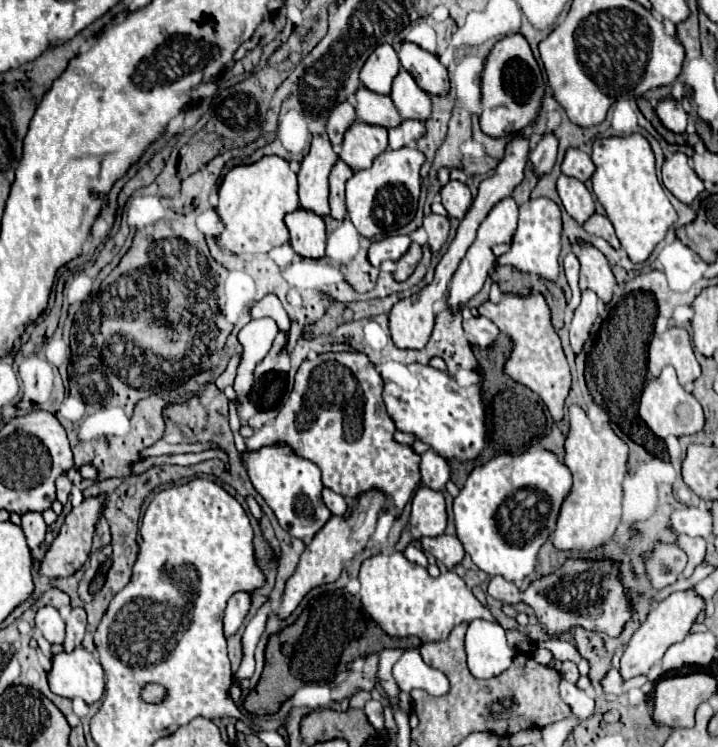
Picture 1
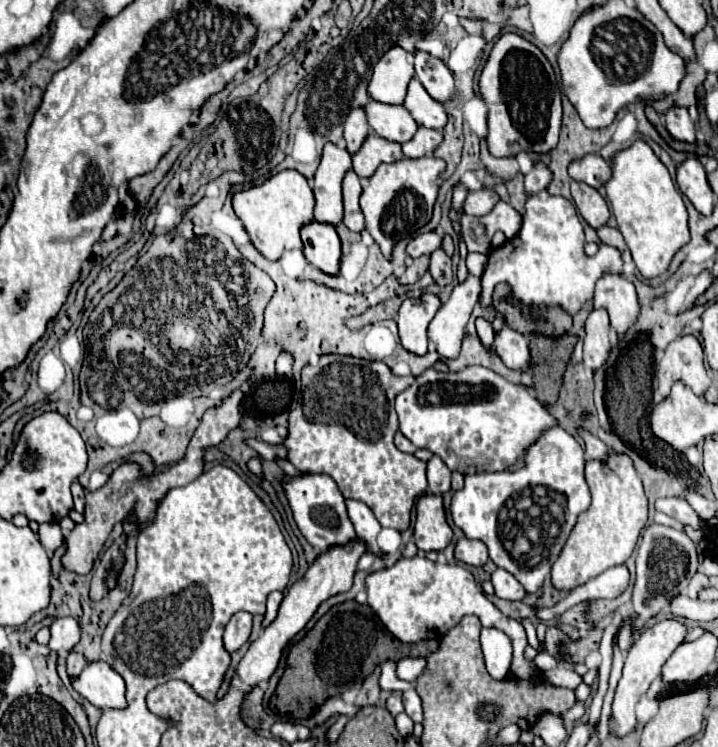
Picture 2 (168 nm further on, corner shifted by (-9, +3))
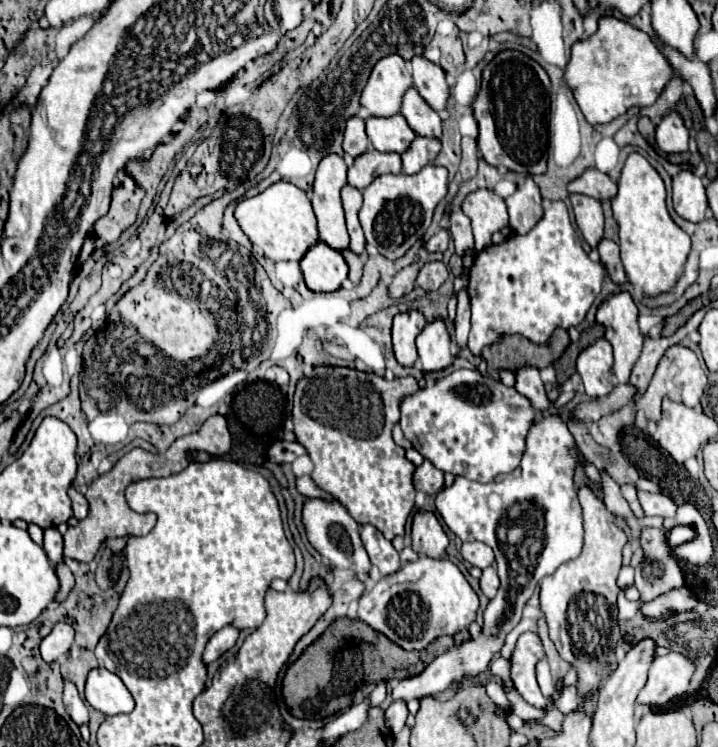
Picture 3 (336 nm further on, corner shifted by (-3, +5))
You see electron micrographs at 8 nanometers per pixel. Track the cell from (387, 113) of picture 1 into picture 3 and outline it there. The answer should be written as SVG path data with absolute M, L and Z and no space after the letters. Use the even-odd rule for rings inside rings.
M394 115L388 119L370 117L366 119L366 131L368 139L380 153L404 153L408 151L410 143L414 141L416 133L408 127L402 115Z

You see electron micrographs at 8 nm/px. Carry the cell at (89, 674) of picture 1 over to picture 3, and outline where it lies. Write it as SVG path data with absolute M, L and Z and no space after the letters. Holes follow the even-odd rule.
M96 667L88 673L86 699L96 711L104 715L130 713L134 709L134 697L122 679L116 673L110 673L106 667Z

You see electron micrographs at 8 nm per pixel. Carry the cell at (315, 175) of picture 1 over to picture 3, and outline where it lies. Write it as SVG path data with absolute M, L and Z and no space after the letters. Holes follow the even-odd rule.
M326 155L318 165L310 201L318 217L320 239L336 251L348 249L348 231L340 201L340 191L346 183L344 159L340 155Z

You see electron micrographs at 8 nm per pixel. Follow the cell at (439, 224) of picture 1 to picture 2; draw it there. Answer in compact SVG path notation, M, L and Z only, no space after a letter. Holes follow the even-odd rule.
M438 247L438 251L434 251L434 255L430 255L430 273L438 285L446 285L452 281L450 257L446 255L446 251L442 247Z

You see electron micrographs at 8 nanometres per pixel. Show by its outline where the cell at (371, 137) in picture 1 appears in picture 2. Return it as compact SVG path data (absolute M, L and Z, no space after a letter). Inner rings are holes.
M370 133L362 147L352 155L354 171L360 177L370 177L380 163L392 163L402 159L400 143L390 143L388 139L382 139L380 135Z

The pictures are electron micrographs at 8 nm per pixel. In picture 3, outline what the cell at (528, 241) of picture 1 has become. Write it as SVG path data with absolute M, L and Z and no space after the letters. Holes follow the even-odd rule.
M564 201L548 203L542 221L528 235L514 235L506 240L480 251L468 277L472 305L468 349L478 357L484 347L494 345L504 335L522 333L532 343L546 343L554 329L580 325L606 275L602 263L594 263L576 239Z

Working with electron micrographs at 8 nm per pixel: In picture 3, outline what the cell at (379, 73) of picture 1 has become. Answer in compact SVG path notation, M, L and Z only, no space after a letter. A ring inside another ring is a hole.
M388 55L374 65L360 103L372 117L392 117L400 113L402 97L410 87L410 65L400 55Z

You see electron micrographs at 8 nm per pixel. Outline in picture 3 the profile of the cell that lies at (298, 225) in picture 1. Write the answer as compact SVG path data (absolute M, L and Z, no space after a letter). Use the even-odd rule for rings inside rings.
M318 241L300 261L300 269L310 291L336 291L348 277L344 257Z

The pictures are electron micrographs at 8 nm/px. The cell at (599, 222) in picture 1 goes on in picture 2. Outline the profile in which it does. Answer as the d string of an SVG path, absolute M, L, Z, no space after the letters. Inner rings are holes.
M602 225L602 227L598 227L598 229L596 229L596 233L598 233L598 237L600 237L600 241L602 241L602 243L614 245L614 247L618 247L620 251L624 251L624 249L626 249L624 237L622 237L622 233L620 233L618 229L608 227L608 225Z

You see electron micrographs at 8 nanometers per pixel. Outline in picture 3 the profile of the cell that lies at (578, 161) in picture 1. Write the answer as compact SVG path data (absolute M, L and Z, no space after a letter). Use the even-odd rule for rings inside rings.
M588 169L584 175L568 183L570 193L582 193L598 201L604 201L604 199L612 201L612 197L616 197L616 189L618 185L606 173L600 173L598 169Z

